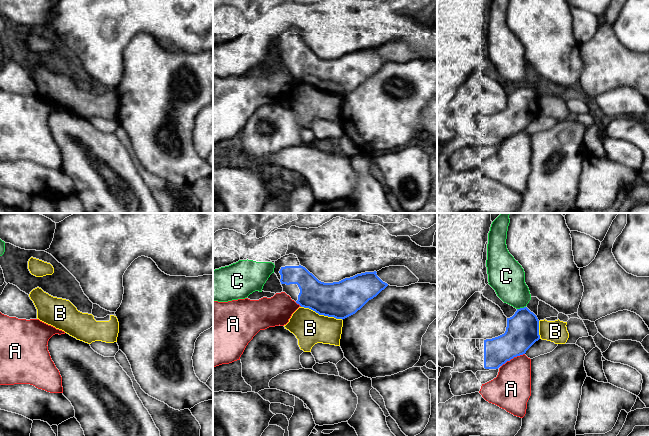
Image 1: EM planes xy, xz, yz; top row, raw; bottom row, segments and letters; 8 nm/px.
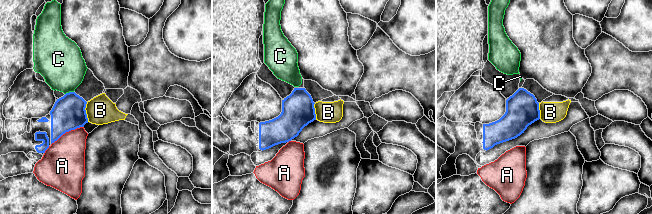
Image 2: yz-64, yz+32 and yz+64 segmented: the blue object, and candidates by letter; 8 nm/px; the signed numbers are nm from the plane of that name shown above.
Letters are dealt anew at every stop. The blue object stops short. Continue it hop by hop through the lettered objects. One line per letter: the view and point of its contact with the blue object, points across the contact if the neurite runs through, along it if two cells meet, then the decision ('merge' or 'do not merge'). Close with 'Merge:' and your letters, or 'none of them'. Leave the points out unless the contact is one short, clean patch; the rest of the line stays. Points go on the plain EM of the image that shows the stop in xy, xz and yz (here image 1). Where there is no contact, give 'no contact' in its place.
A: meets blue in yz at (512, 134); do not merge
B: meets blue in xz at (322, 90); border along xz (301, 82), (308, 83), (319, 90), (333, 92), (342, 96); do not merge
C: meets blue in yz at (521, 84); do not merge
Merge: none of them

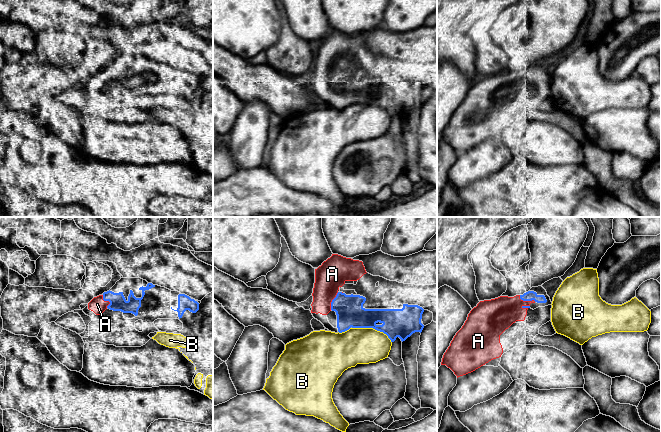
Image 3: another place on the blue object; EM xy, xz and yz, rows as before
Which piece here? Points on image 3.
A: meets blue in yz at (526, 76); merge
B: meets blue in xz at (373, 104); do not merge
Merge: A

